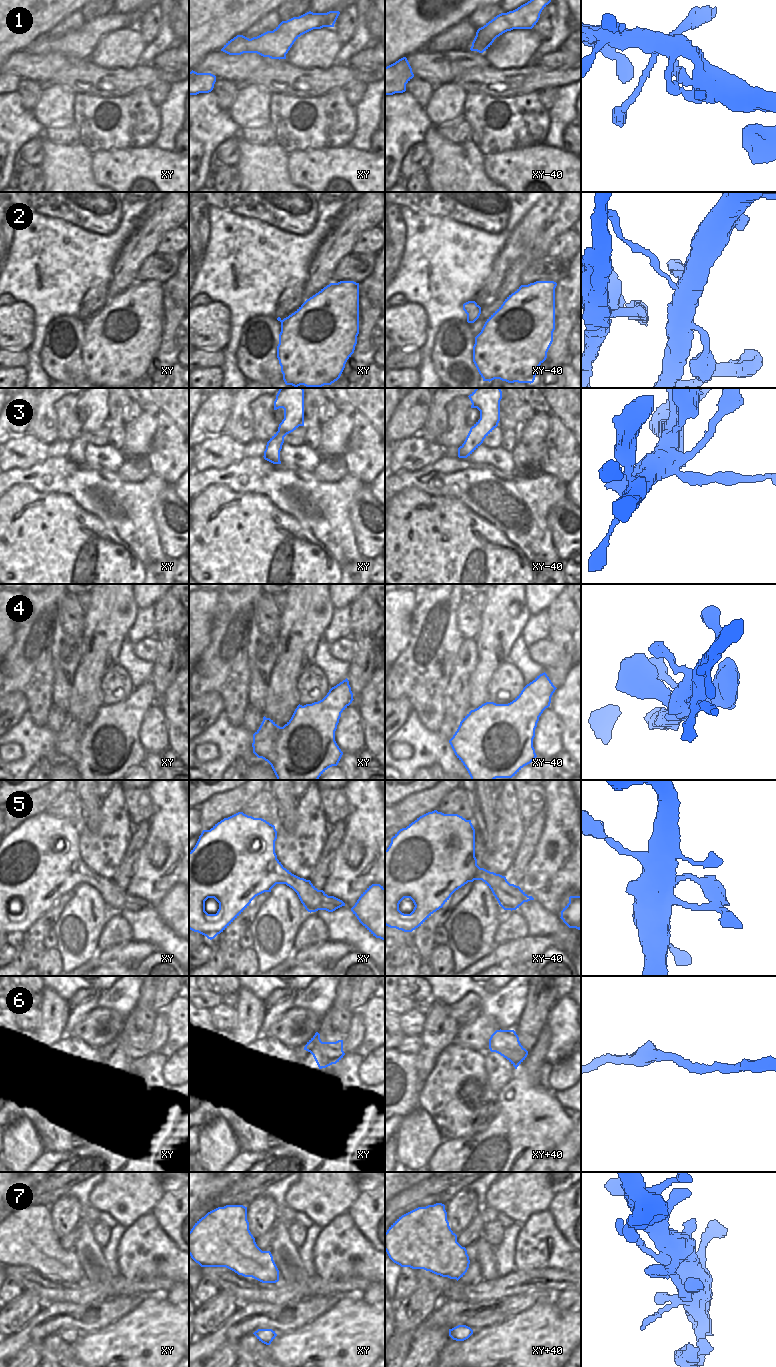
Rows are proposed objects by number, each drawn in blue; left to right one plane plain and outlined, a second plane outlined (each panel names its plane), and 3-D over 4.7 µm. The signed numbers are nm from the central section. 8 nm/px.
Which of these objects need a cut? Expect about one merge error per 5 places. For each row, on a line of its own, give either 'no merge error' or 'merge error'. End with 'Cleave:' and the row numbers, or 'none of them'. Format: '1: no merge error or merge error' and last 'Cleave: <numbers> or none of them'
1: no merge error
2: no merge error
3: no merge error
4: no merge error
5: no merge error
6: no merge error
7: no merge error
Cleave: none of them

